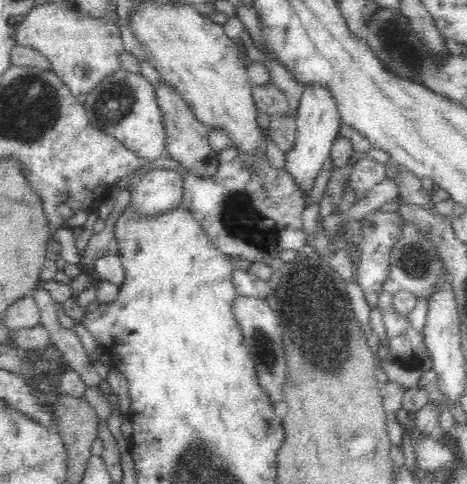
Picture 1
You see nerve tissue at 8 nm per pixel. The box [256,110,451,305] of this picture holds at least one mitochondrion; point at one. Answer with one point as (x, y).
(415, 262)

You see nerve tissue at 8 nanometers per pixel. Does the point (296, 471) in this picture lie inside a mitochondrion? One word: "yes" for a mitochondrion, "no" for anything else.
no

